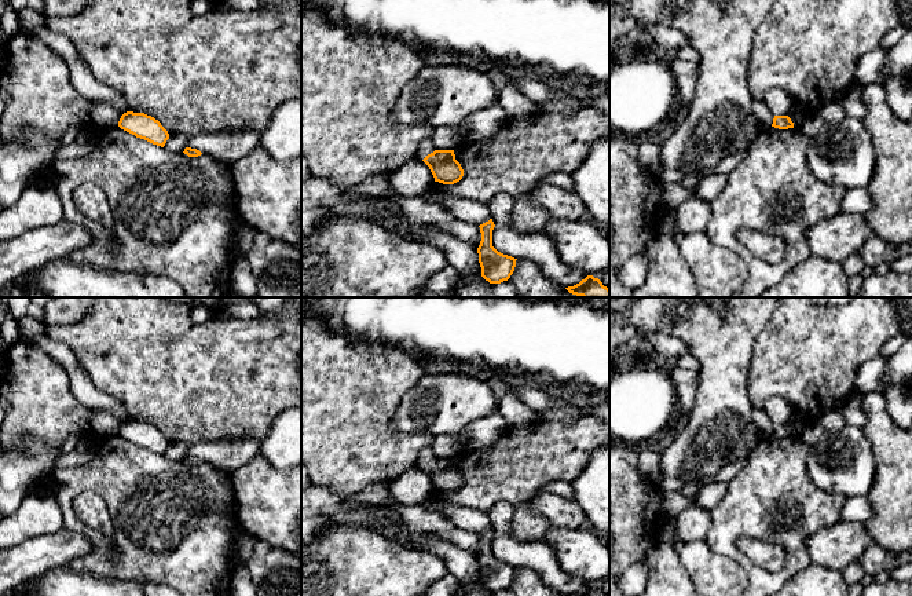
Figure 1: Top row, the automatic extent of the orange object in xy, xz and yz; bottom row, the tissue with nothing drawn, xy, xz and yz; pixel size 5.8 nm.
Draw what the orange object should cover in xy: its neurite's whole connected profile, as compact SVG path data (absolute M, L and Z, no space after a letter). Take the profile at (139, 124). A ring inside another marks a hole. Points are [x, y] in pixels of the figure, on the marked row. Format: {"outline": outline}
{"outline": "M127 111L121 116L118 127L136 138L164 147L169 139L168 131L158 120L144 113Z"}

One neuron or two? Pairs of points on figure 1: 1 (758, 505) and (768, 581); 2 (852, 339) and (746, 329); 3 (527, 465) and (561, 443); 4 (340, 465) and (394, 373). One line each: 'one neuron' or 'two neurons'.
1: one neuron
2: two neurons
3: one neuron
4: one neuron

